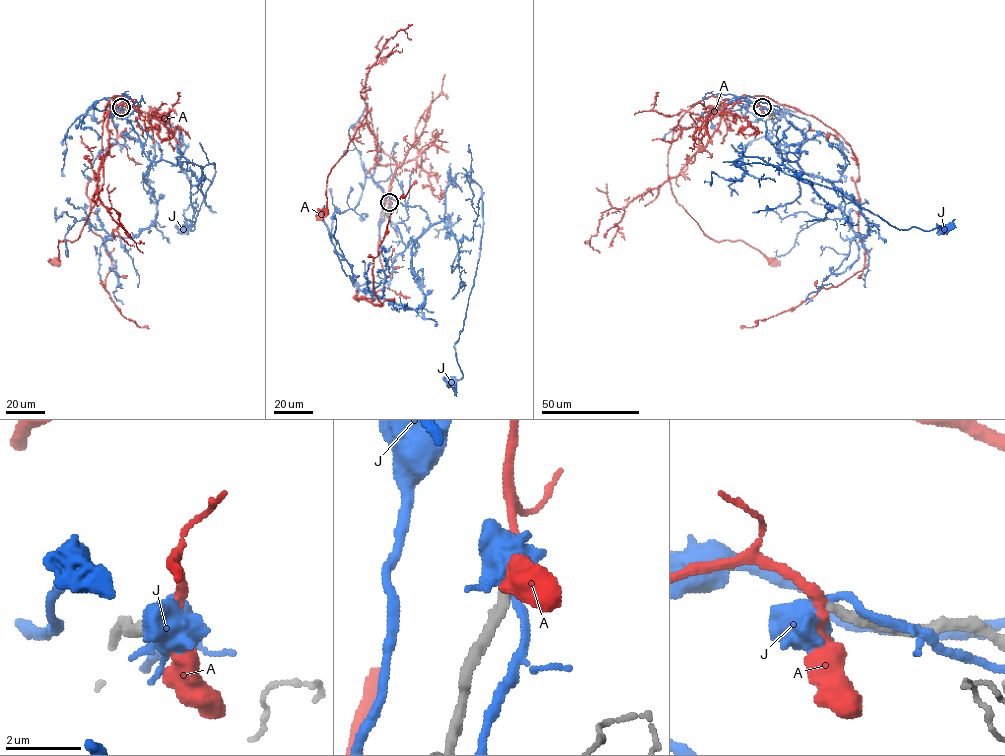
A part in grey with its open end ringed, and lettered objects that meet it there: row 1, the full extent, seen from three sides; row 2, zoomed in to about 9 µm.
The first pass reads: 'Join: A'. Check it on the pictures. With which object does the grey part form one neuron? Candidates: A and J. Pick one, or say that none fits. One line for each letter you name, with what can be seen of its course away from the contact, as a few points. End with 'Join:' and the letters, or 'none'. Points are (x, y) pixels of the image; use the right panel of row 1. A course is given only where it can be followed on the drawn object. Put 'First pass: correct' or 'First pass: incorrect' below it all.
A: course (762, 108), (712, 96), (695, 104), (673, 134), (668, 178), (675, 200), (706, 235), (743, 241), (772, 262)
Join: A
First pass: correct

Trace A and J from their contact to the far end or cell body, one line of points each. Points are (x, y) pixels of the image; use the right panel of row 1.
A: (762, 108), (712, 96), (695, 104), (673, 134), (668, 178), (675, 200), (706, 235), (743, 241), (772, 262)
J: (762, 107), (804, 134), (800, 157), (735, 165), (835, 189), (899, 229), (943, 229)

